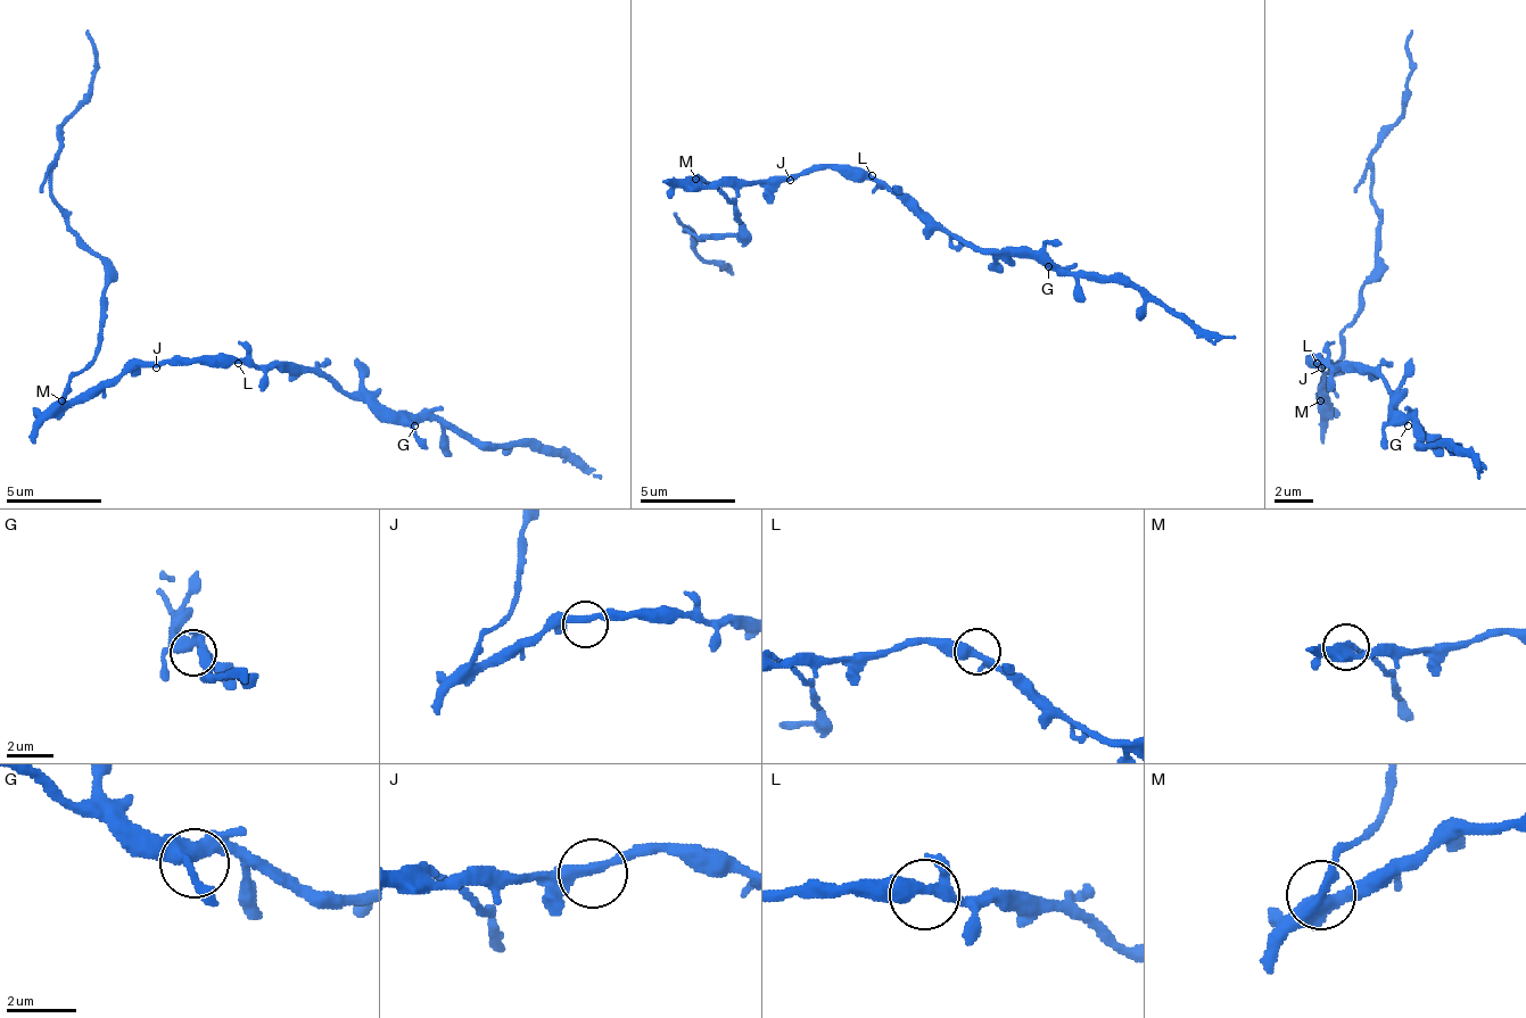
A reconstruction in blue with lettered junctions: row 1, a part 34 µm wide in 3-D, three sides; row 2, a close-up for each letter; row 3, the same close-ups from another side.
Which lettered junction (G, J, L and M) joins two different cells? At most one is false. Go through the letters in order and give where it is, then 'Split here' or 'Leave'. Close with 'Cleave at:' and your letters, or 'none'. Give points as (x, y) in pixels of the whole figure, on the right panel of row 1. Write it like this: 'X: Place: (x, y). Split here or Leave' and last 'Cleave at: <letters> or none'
G: Place: (1408, 425). Leave
J: Place: (1321, 367). Leave
L: Place: (1317, 363). Leave
M: Place: (1320, 400). Split here
Cleave at: M

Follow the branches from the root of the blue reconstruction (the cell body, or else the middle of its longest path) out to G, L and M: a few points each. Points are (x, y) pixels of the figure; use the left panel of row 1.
G: (156, 363), (299, 363), (323, 373), (347, 392), (372, 397), (381, 406), (401, 411), (414, 425)
L: (156, 363), (238, 363)
M: (156, 363), (123, 367), (113, 378), (60, 402)

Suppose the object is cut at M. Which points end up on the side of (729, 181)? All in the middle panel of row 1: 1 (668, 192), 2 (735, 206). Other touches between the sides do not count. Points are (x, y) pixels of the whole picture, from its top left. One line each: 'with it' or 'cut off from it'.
1: with it
2: cut off from it

